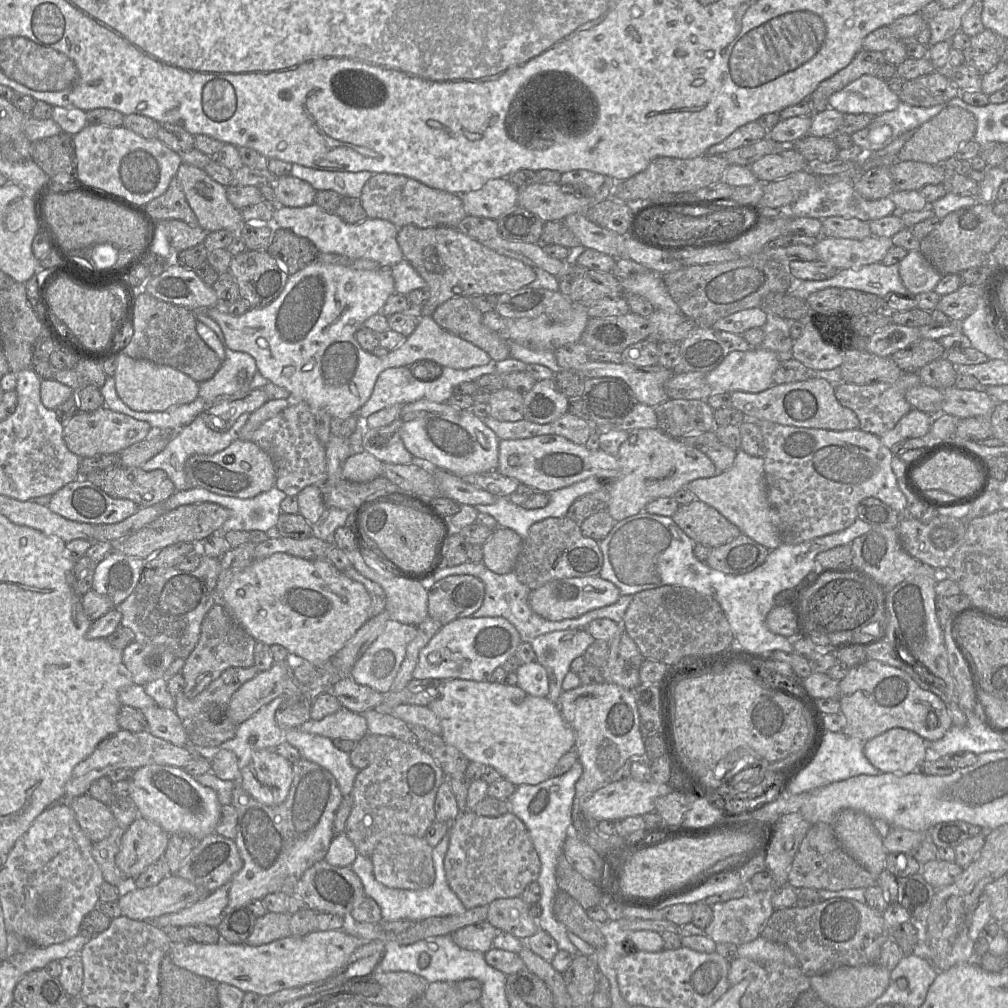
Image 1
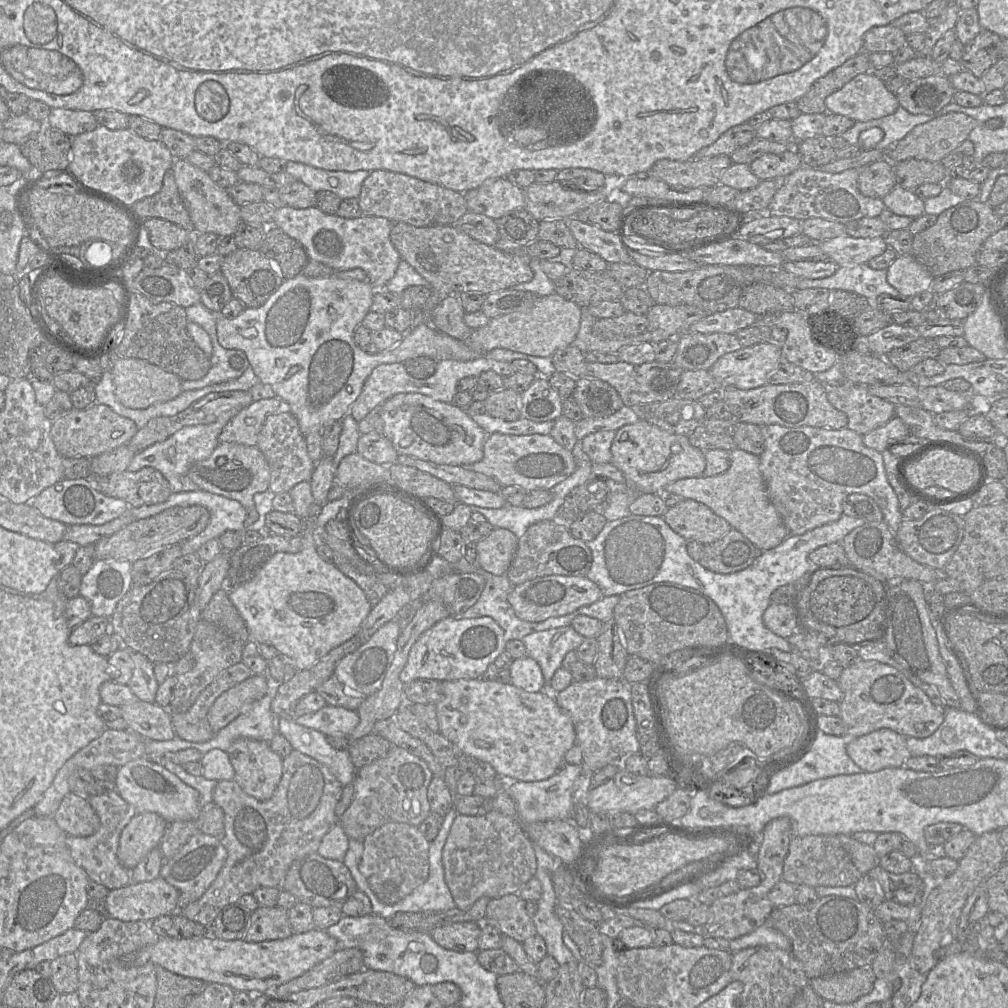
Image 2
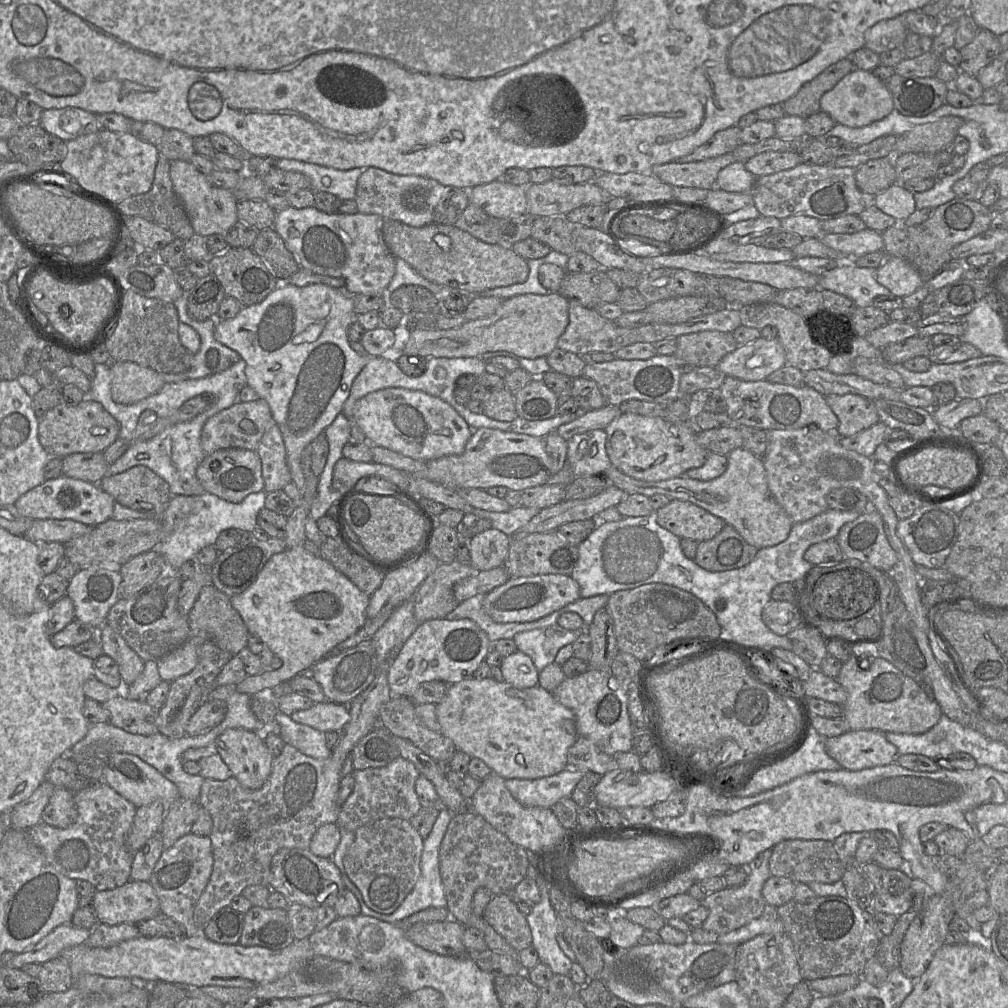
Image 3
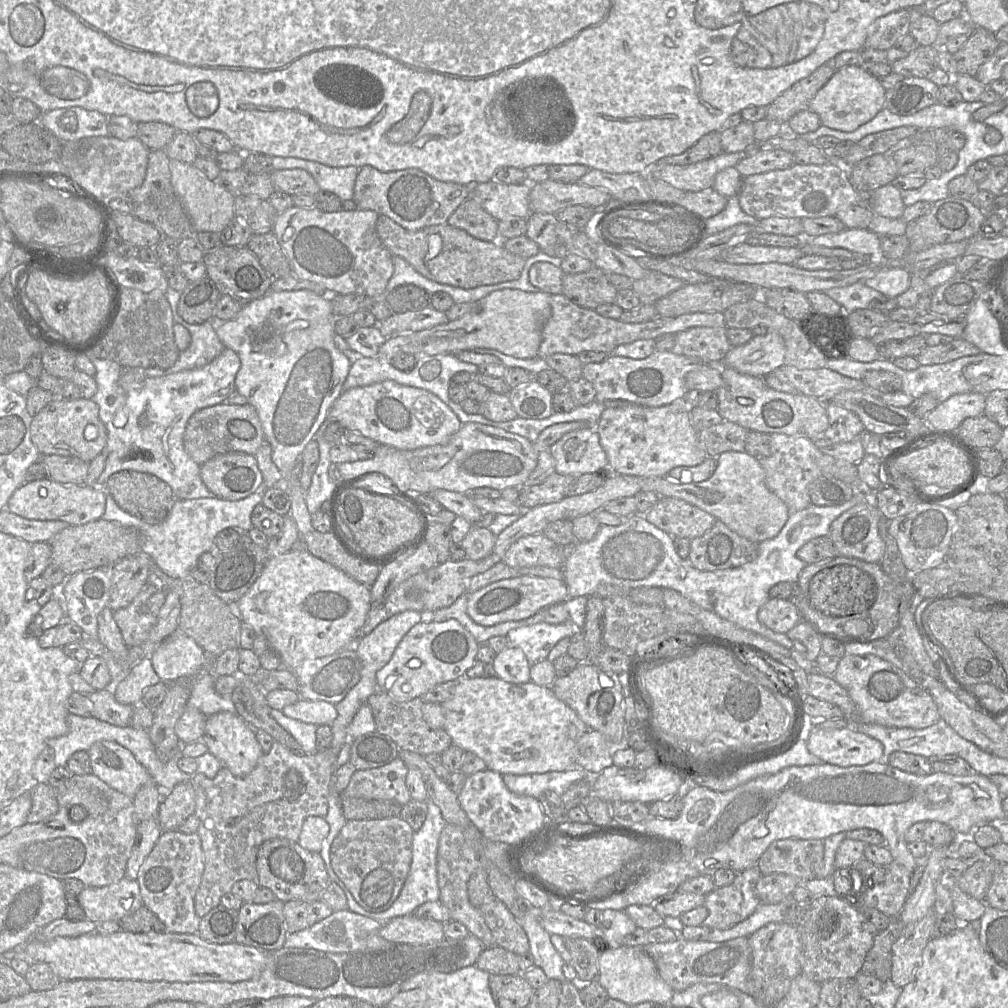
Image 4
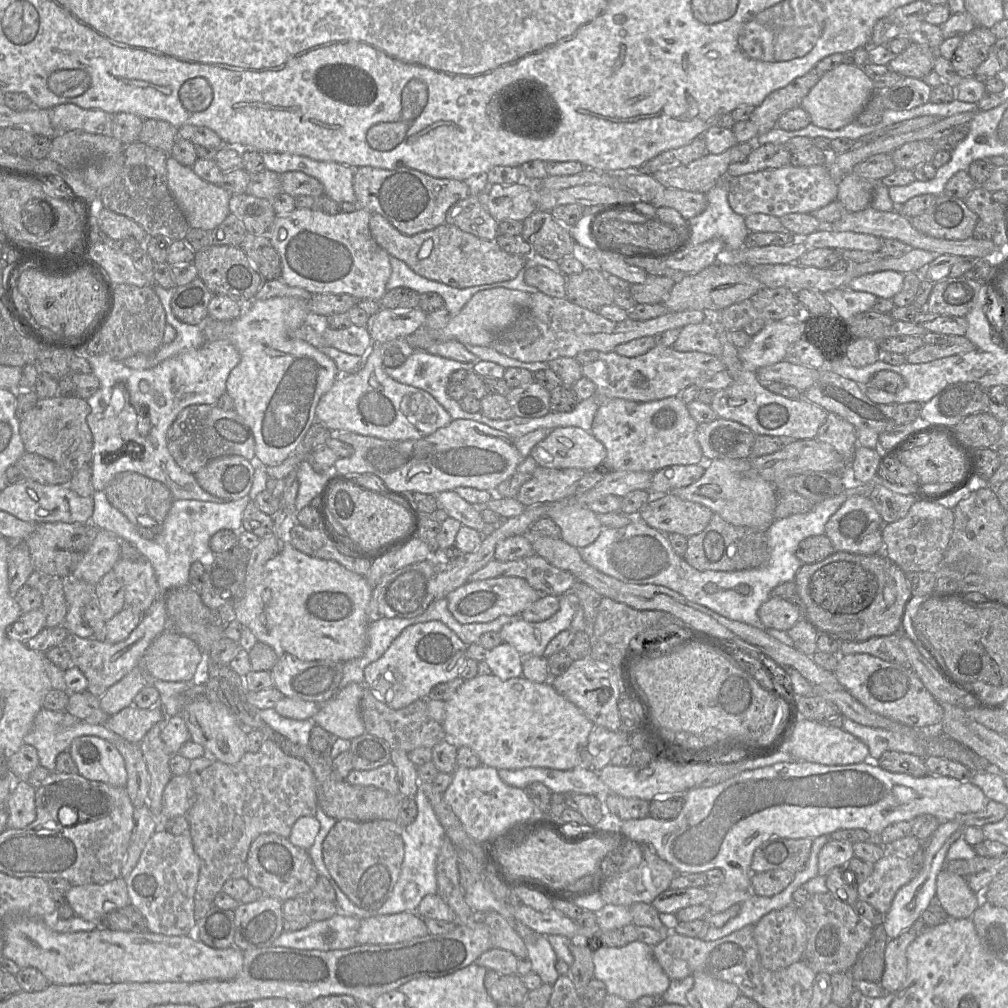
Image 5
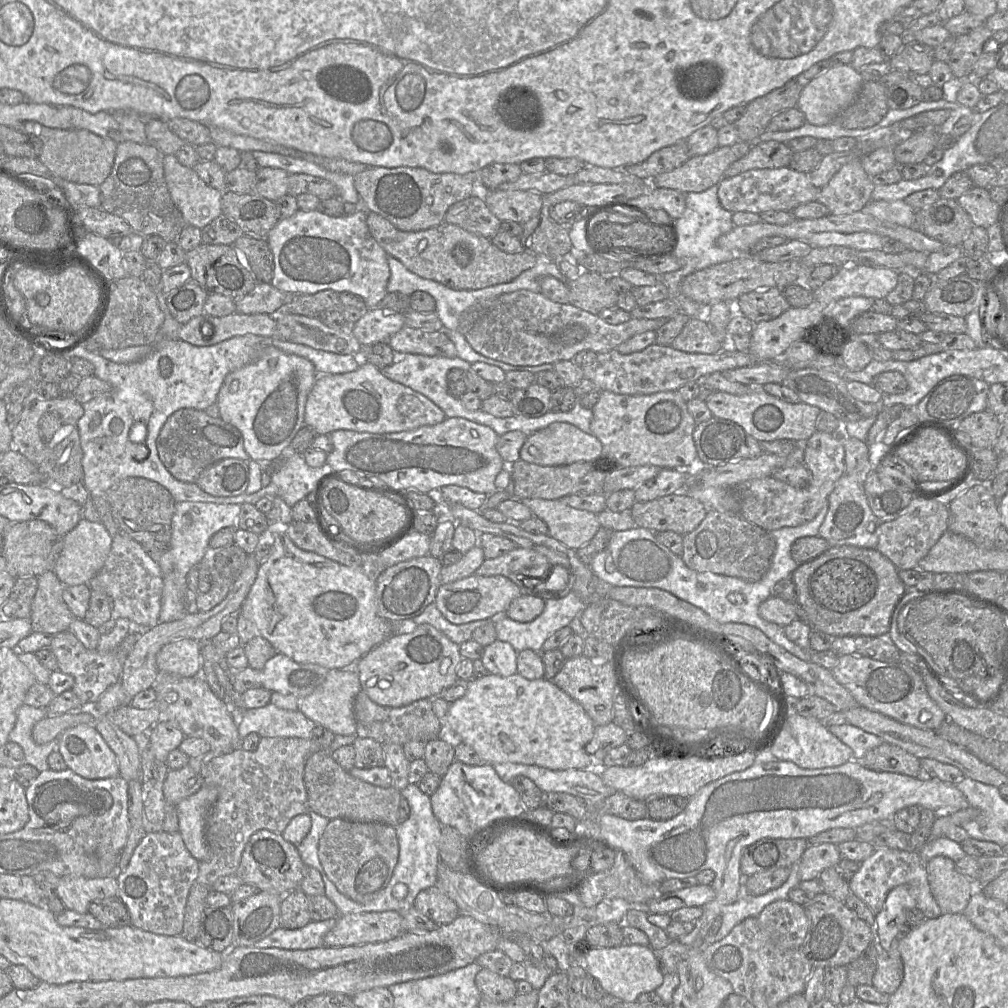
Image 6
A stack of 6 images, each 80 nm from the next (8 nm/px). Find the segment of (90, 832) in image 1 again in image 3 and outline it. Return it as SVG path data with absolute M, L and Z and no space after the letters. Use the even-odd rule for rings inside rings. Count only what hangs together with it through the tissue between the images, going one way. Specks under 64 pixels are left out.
M55 788L42 813L41 822L56 828L67 828L78 817L74 793L64 788Z

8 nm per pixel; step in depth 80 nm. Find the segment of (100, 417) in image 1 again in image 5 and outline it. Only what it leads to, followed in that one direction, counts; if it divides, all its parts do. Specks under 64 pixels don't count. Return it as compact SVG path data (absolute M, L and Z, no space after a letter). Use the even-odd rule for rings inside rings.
M60 397L39 399L36 405L20 420L20 435L26 452L38 454L61 467L77 472L84 465L89 465L92 458L93 435L87 424L87 416L91 412L87 400L80 397Z

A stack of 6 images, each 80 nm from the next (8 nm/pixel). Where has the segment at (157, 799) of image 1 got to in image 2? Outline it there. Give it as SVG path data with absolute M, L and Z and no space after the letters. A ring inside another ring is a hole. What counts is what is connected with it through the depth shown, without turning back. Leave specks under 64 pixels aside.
M140 758L117 768L114 790L131 804L137 813L156 813L166 823L188 820L195 822L198 818L202 806L199 793L163 766Z

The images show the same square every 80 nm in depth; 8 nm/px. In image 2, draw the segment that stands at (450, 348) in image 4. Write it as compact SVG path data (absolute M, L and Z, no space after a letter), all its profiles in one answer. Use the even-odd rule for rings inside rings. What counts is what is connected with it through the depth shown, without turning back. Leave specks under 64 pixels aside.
M555 292L539 297L528 309L490 319L483 327L473 330L467 341L462 342L477 354L504 348L535 357L552 357L557 350L572 344L579 331L580 321L581 307Z

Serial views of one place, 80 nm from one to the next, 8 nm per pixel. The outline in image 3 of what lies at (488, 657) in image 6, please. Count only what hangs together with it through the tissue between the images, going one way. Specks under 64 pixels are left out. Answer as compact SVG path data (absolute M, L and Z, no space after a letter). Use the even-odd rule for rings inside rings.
M519 650L505 656L500 668L504 681L517 688L530 688L538 685L539 671L531 658Z

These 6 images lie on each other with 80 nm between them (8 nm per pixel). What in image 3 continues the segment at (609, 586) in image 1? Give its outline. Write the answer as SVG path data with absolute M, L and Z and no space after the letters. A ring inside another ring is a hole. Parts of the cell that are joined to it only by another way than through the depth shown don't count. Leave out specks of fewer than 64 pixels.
M544 574L510 578L484 595L483 611L497 623L531 622L561 610L580 598L578 583L568 575Z

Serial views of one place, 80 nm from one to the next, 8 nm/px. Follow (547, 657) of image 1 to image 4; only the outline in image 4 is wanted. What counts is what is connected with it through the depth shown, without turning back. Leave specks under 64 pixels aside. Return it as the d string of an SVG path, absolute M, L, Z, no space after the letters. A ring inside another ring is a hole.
M569 619L562 624L549 624L541 622L512 629L507 633L506 637L510 646L520 648L524 652L530 666L532 666L540 661L547 659L549 652L559 640L565 637L572 637L576 631L581 631L581 629L576 629L576 627Z

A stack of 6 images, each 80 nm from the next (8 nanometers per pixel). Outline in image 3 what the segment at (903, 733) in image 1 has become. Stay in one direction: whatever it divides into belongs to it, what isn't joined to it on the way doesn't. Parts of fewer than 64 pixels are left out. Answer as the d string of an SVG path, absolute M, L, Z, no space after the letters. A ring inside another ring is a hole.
M848 730L825 739L825 750L843 769L853 771L888 765L899 755L880 730Z

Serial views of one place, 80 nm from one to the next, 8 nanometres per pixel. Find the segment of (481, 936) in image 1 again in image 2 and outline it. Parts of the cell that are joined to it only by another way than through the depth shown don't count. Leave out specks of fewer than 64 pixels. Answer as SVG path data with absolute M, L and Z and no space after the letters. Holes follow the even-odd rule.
M459 922L437 927L430 932L442 948L455 952L477 952L482 923Z

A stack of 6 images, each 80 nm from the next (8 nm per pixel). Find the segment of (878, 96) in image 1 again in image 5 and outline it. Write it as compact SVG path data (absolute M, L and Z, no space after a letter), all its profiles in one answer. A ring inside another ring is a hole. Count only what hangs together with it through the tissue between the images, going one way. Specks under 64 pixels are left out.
M841 63L820 77L800 106L809 114L811 124L828 130L838 130L855 121L874 92L874 82L863 67Z

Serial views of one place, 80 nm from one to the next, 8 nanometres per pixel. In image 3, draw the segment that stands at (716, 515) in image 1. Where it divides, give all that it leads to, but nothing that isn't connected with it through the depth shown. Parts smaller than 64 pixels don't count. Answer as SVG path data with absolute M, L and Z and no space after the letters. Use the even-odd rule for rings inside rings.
M672 499L654 512L658 524L678 536L696 542L709 540L724 527L725 522L705 509L689 502Z

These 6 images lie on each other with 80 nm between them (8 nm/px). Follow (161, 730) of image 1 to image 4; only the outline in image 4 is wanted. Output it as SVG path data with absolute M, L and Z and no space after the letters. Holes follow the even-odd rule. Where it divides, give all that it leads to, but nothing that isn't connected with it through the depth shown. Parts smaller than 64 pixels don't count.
M107 690L83 694L92 702L91 716L113 726L130 726L134 706L124 705L116 701L114 695Z

